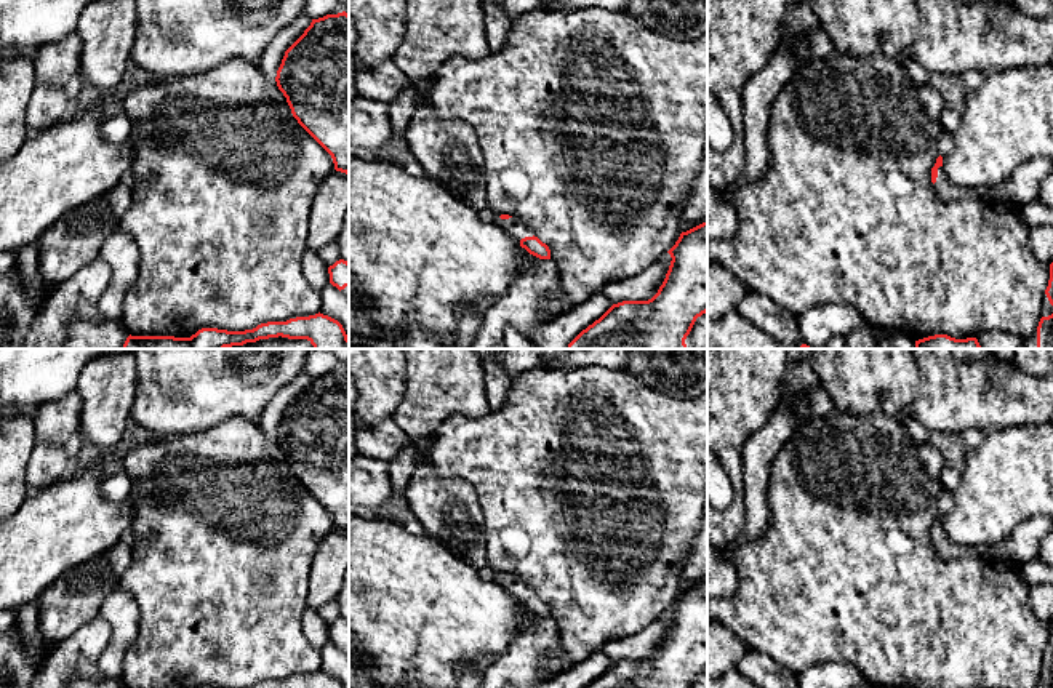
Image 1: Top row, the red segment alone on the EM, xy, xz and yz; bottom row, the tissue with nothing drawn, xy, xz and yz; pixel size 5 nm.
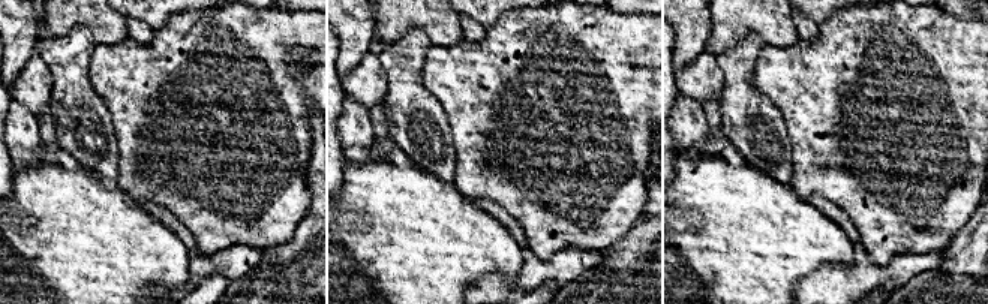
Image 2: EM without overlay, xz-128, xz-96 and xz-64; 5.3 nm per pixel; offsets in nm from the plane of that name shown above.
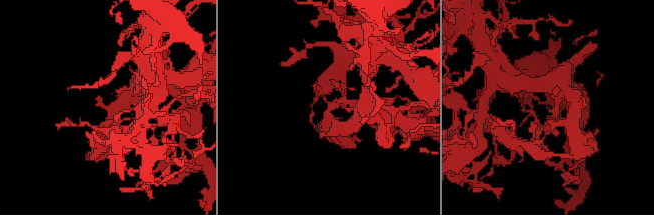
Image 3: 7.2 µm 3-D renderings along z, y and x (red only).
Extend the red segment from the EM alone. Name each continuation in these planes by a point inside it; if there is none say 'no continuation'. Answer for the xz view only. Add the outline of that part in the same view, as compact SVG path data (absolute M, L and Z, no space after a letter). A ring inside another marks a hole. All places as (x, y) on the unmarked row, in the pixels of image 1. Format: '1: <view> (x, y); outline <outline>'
1: xz (514, 586); outline M486 573L488 579L501 586L518 603L525 595L533 595L533 590L517 576L501 578L498 573Z

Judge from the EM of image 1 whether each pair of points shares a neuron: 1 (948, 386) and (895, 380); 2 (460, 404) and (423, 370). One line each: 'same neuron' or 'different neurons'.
1: different neurons
2: same neuron

